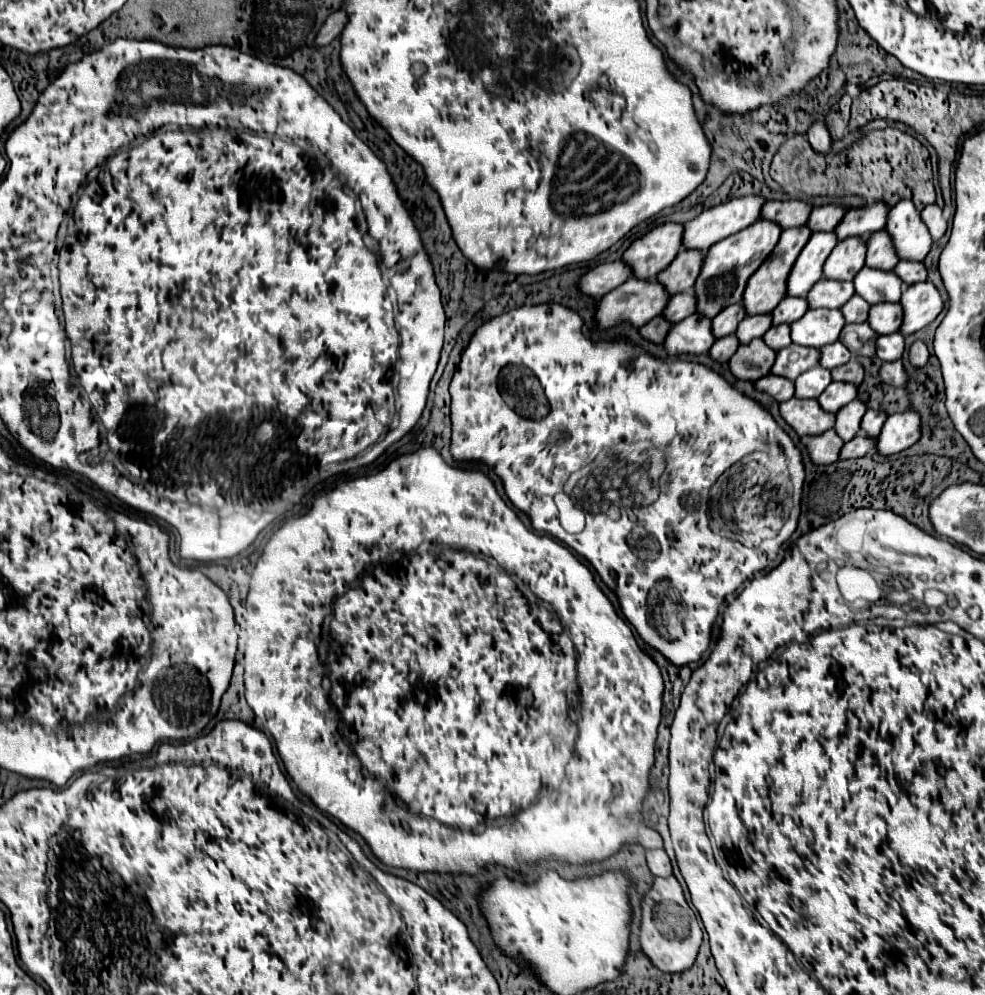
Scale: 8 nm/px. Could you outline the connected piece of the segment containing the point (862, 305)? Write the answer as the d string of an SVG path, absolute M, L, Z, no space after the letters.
M857 294L841 308L841 312L843 312L843 316L845 316L845 320L851 324L851 322L867 322L867 318L869 318L869 304L863 300L863 298L859 298Z

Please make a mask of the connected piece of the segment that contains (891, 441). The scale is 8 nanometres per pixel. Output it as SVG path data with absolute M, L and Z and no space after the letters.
M917 410L899 412L887 418L879 438L877 452L889 456L907 450L921 438L921 416Z

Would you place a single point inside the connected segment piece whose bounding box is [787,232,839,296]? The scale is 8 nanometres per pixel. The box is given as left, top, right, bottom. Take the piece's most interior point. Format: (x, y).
(809, 270)

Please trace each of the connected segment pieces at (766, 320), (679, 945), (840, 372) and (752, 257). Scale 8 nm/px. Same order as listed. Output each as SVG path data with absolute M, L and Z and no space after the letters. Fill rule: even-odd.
M761 314L761 316L747 316L737 330L737 338L741 344L751 342L753 338L759 338L767 332L767 328L773 326L773 318L771 314Z
M675 876L655 878L655 884L649 894L643 898L643 920L641 920L641 946L643 952L651 958L655 966L663 972L681 972L689 968L699 952L703 942L703 930L697 920L695 908L685 900L683 888Z
M851 358L851 362L847 362L847 364L839 366L839 368L835 368L831 374L833 374L833 380L853 382L853 384L859 386L859 384L863 382L863 378L865 378L865 368L863 368L857 360Z
M759 220L749 228L743 228L741 232L717 242L711 246L705 254L703 270L697 278L695 284L695 294L697 294L697 312L705 314L707 318L715 318L725 306L737 304L743 300L743 290L747 286L747 280L753 276L753 272L771 256L775 250L779 236L781 236L781 226L769 220Z

